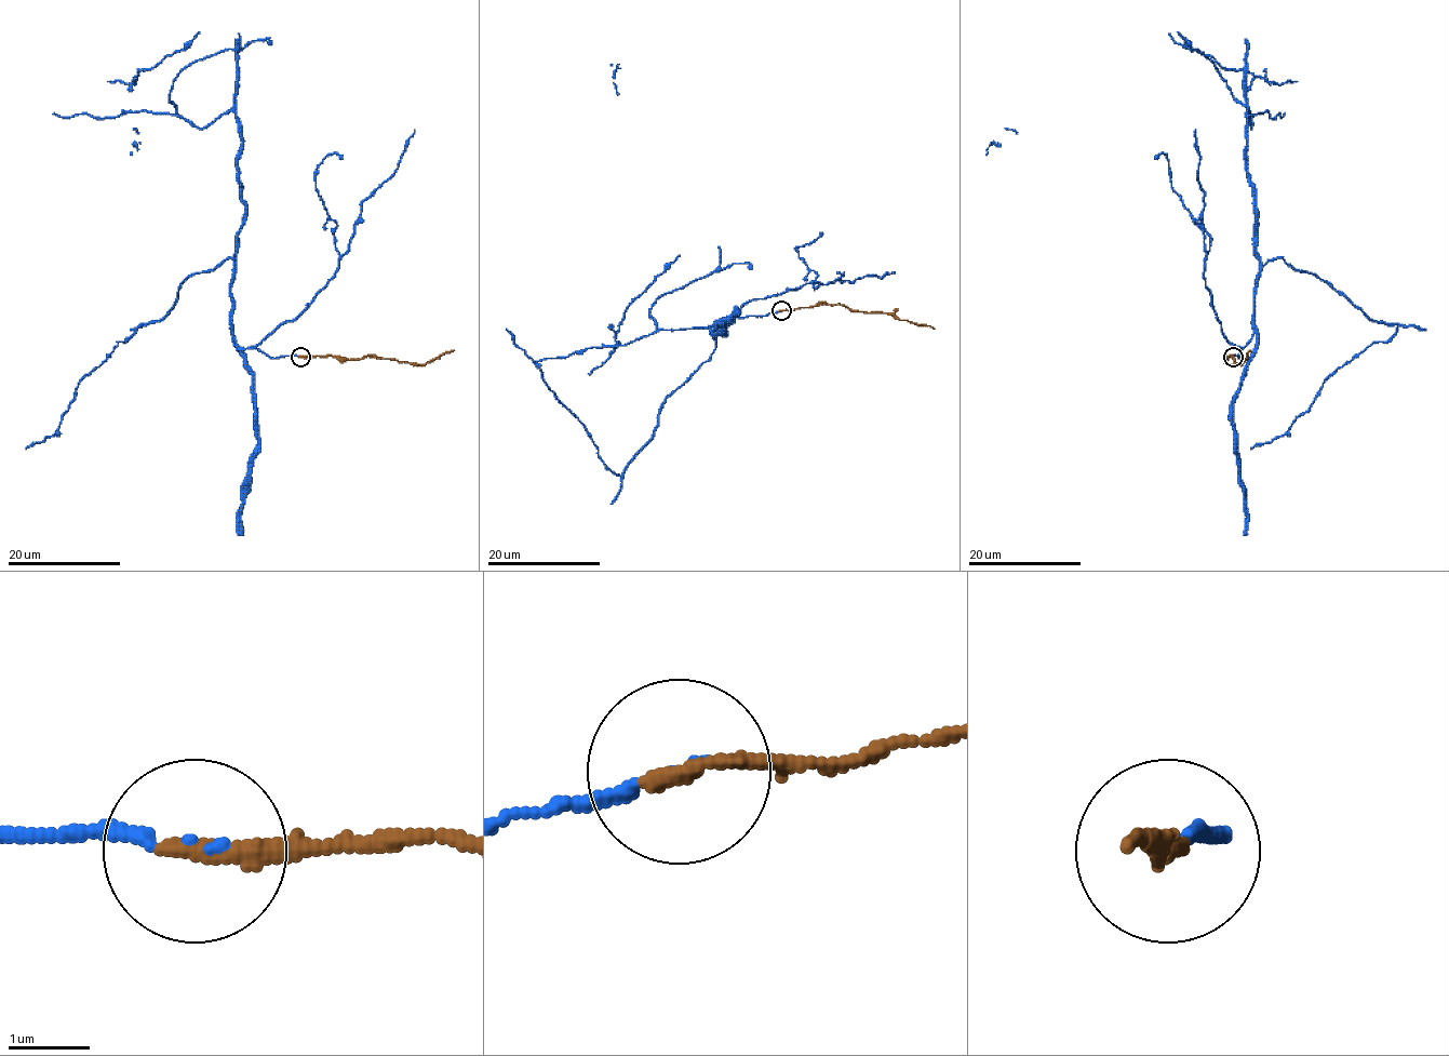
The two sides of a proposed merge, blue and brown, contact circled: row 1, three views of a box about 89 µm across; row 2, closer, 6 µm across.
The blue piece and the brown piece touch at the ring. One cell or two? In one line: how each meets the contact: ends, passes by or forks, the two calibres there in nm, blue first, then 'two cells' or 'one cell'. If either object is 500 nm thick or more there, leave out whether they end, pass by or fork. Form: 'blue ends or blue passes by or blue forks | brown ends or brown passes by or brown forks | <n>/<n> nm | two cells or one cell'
blue ends | brown ends | 120/240 nm | one cell

